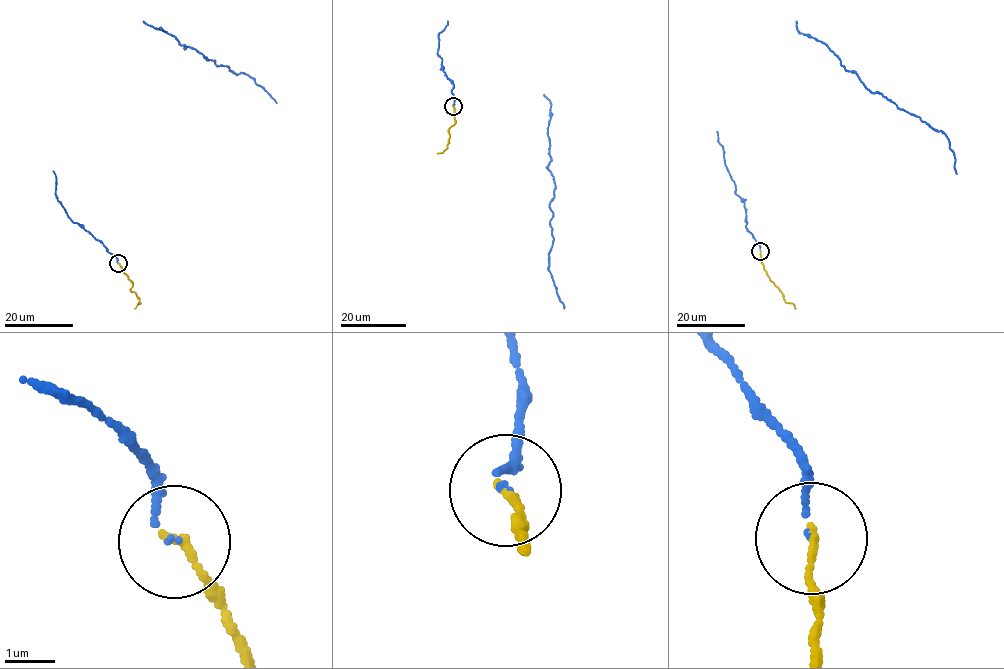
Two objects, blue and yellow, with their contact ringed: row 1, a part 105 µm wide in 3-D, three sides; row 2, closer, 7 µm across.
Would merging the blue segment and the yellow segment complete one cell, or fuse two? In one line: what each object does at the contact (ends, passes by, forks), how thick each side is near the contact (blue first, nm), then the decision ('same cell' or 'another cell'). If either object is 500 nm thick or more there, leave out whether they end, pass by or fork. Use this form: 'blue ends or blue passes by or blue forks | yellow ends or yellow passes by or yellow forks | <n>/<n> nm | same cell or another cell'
blue ends | yellow ends | 90/150 nm | same cell

